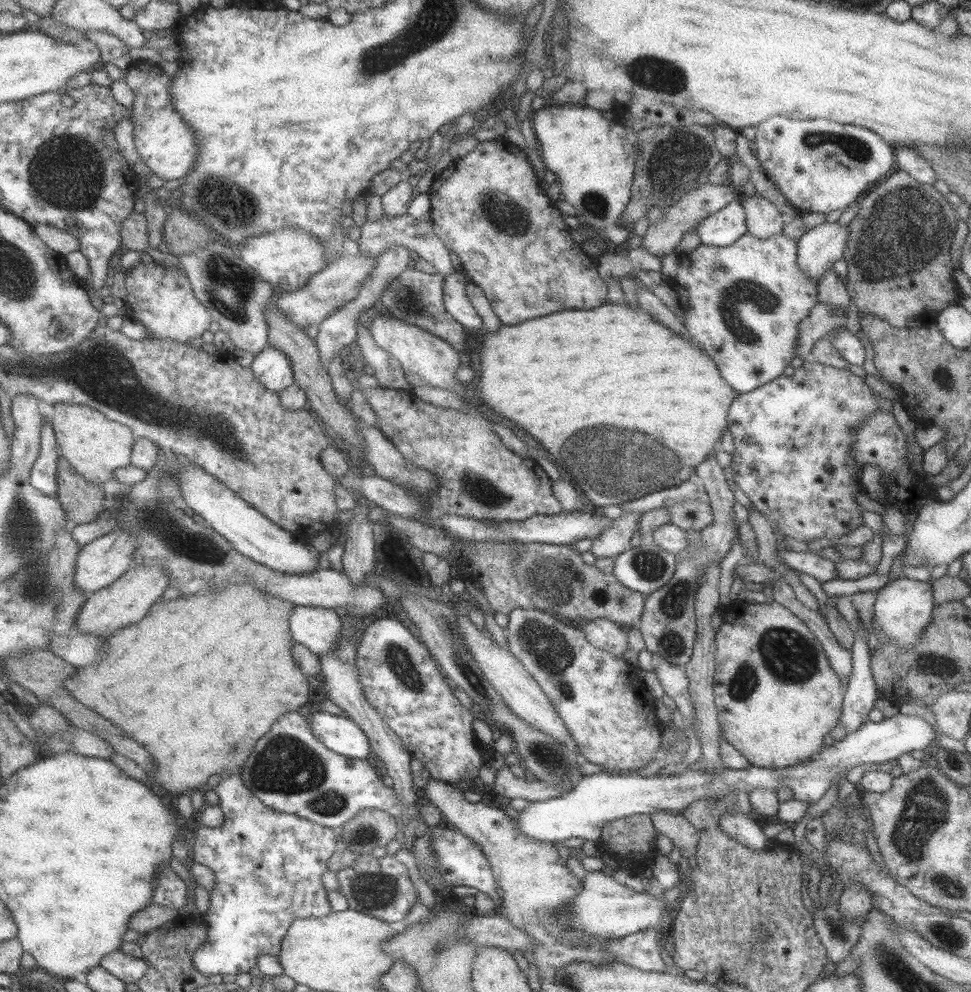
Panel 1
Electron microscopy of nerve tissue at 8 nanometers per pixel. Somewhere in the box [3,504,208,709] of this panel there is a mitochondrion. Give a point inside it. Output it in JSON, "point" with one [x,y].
{"point":[35,585]}

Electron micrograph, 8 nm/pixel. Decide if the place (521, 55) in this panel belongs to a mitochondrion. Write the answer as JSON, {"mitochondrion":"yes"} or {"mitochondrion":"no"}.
{"mitochondrion":"no"}

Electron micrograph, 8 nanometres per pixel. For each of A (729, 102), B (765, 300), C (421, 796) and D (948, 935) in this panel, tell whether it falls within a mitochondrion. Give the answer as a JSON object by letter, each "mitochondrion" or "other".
{"A":"other","B":"mitochondrion","C":"other","D":"mitochondrion"}

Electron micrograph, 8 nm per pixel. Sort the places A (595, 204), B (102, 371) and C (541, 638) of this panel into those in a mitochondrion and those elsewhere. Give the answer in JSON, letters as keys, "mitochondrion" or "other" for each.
{"A":"mitochondrion","B":"mitochondrion","C":"mitochondrion"}

